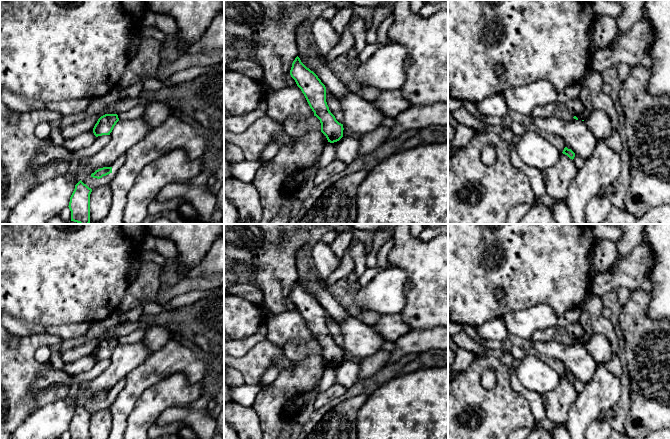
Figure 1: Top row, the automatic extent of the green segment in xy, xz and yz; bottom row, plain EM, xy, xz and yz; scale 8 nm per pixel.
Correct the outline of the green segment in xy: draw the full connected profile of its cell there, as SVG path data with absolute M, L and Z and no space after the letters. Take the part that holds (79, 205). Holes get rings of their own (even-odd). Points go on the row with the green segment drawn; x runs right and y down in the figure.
M81 180L75 185L75 189L70 197L69 209L71 211L71 221L79 224L90 223L90 194L92 189Z

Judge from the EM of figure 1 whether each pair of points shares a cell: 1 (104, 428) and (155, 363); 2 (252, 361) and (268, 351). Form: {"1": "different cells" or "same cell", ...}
{"1": "different cells", "2": "same cell"}

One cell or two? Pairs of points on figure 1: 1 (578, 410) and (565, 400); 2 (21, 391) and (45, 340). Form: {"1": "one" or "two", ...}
{"1": "two", "2": "one"}

